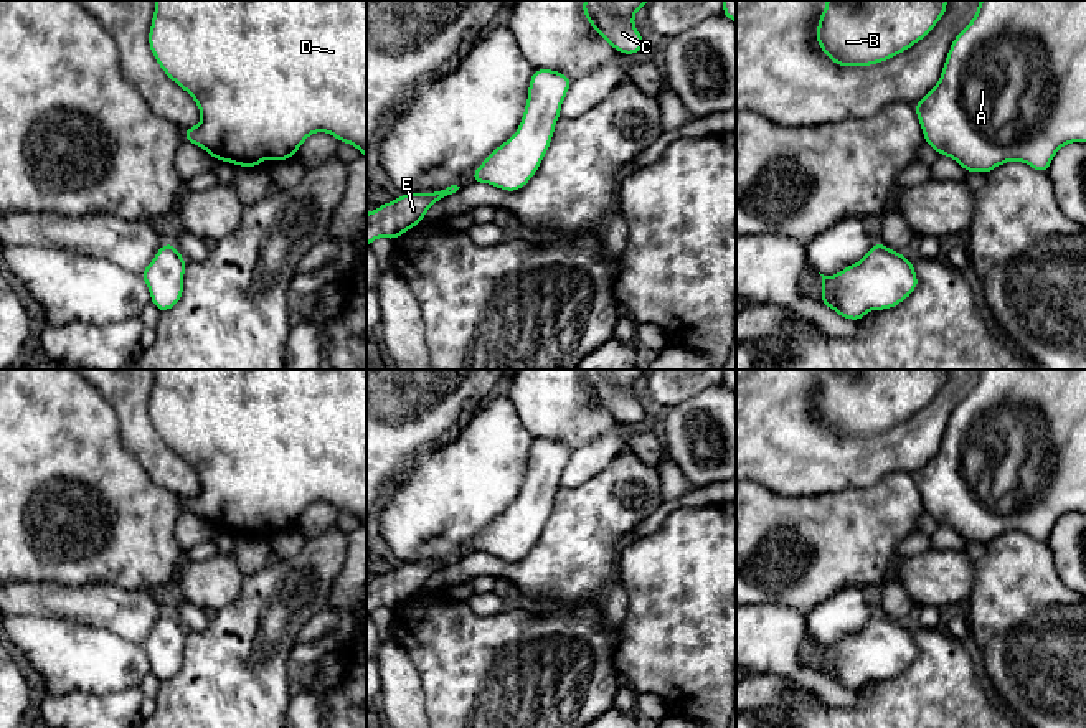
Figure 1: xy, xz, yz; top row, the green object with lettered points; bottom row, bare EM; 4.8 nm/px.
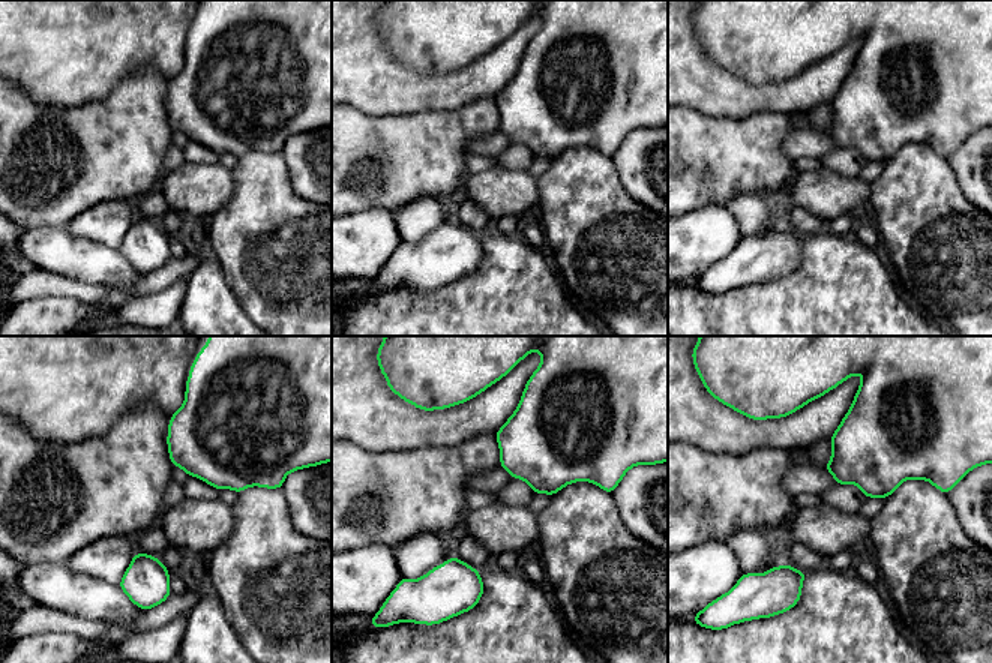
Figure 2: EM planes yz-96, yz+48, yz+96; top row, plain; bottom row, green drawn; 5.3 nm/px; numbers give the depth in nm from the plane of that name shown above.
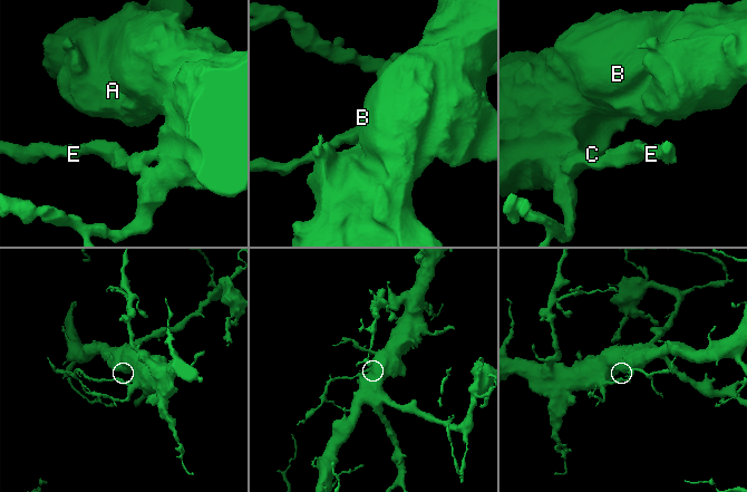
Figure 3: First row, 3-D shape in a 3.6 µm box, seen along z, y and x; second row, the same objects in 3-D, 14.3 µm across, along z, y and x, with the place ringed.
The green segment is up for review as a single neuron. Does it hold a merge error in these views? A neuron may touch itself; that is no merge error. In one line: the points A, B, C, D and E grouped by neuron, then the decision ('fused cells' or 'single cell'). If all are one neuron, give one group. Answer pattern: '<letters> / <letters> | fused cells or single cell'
A B C D E | single cell

